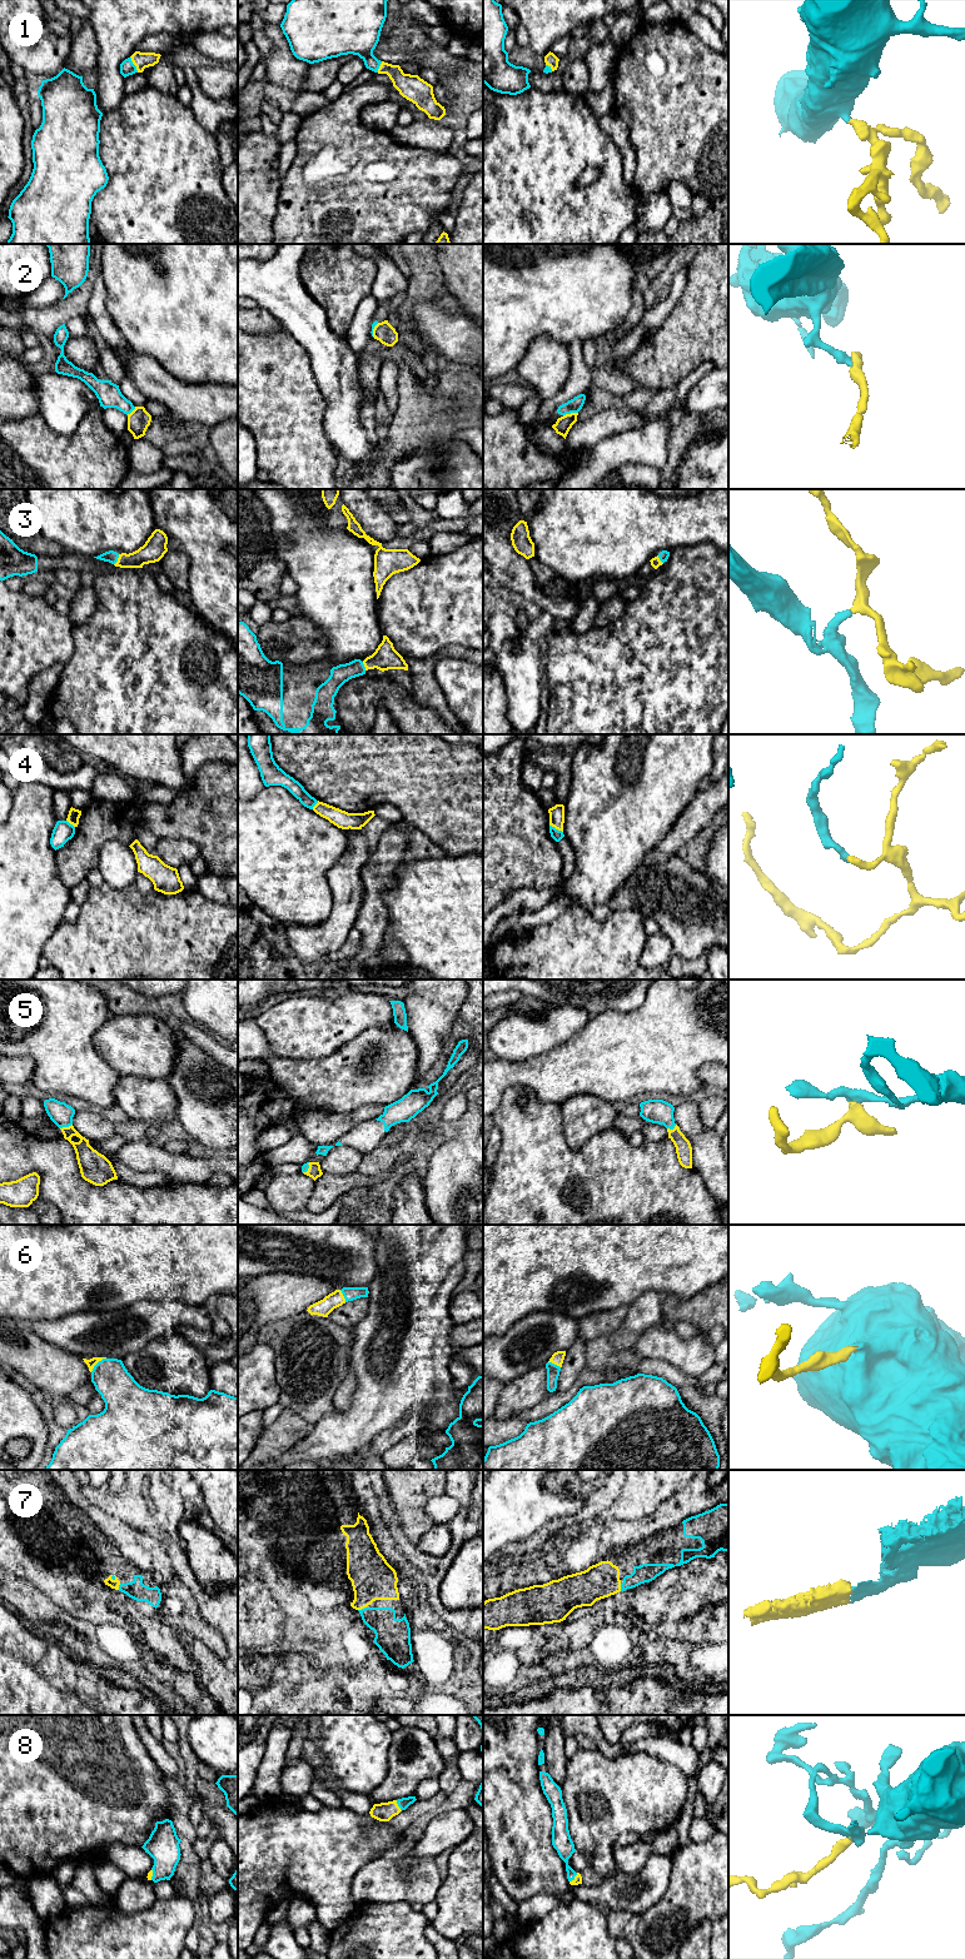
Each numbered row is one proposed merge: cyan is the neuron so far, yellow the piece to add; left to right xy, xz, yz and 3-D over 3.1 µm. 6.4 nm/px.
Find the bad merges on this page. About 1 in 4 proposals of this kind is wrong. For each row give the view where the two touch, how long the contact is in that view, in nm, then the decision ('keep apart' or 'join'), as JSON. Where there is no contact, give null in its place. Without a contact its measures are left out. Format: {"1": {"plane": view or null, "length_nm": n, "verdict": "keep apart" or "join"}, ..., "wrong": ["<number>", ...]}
{"1": {"plane": "xy", "length_nm": 120, "verdict": "join"}, "2": {"plane": "yz", "length_nm": 100, "verdict": "keep apart"}, "3": {"plane": "xy", "length_nm": 80, "verdict": "join"}, "4": {"plane": "yz", "length_nm": 100, "verdict": "keep apart"}, "5": {"plane": "xy", "length_nm": 90, "verdict": "join"}, "6": {"plane": "xy", "length_nm": 140, "verdict": "join"}, "7": {"plane": "xz", "length_nm": 60, "verdict": "join"}, "8": {"plane": "yz", "length_nm": 80, "verdict": "join"}, "wrong": ["2", "4"]}

